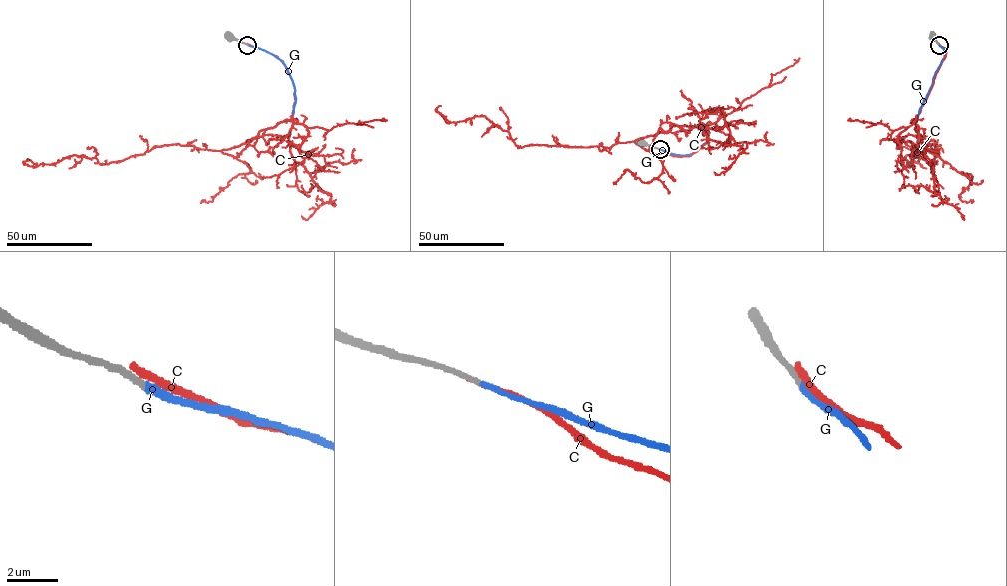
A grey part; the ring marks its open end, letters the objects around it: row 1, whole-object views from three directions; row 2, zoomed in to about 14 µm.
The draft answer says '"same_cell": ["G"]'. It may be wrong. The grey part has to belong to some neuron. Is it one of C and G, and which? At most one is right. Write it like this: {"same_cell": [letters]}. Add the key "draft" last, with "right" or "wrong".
{"same_cell": ["G"], "draft": "right"}

